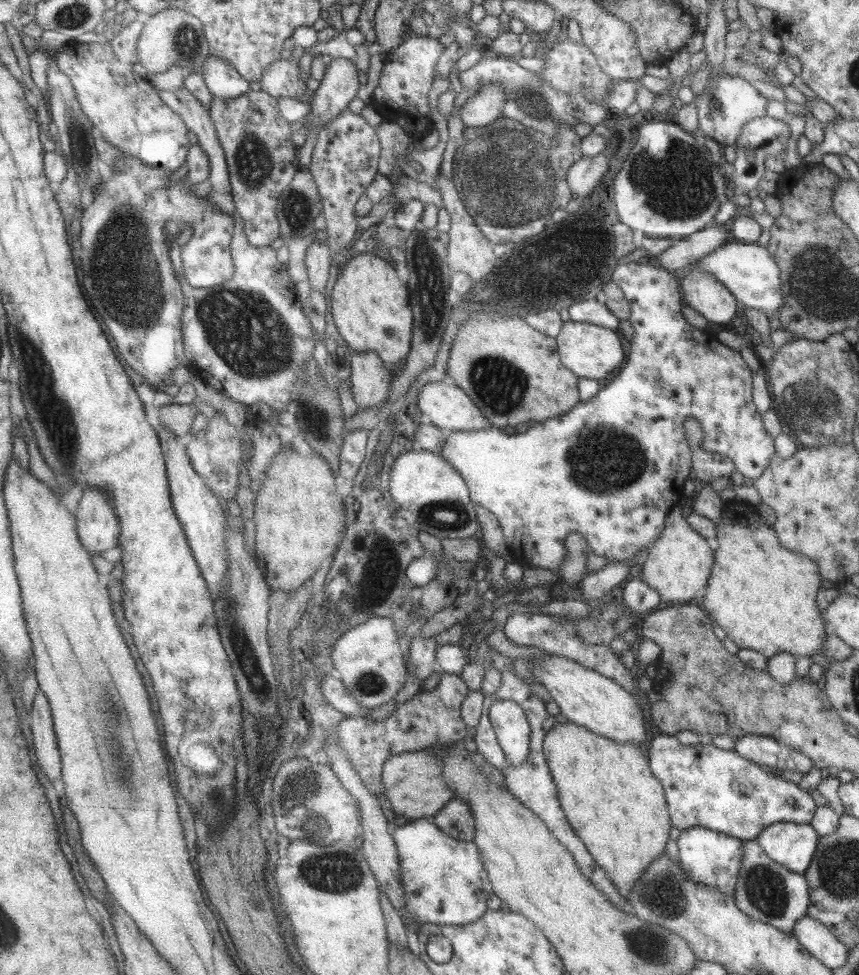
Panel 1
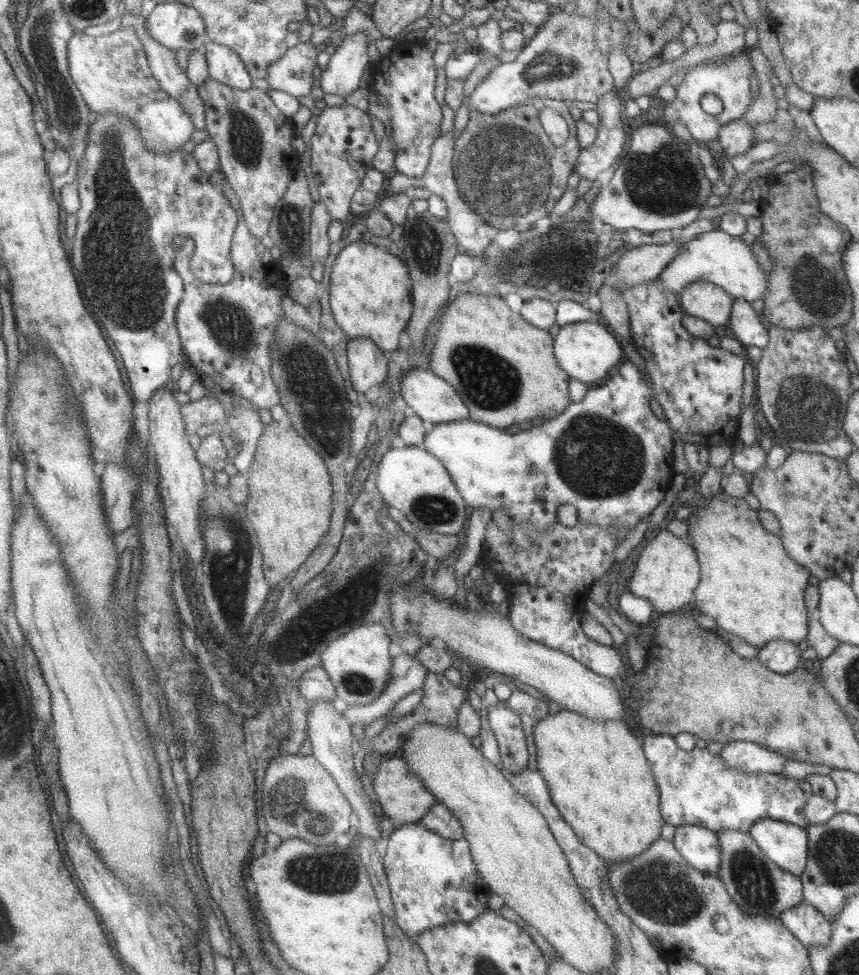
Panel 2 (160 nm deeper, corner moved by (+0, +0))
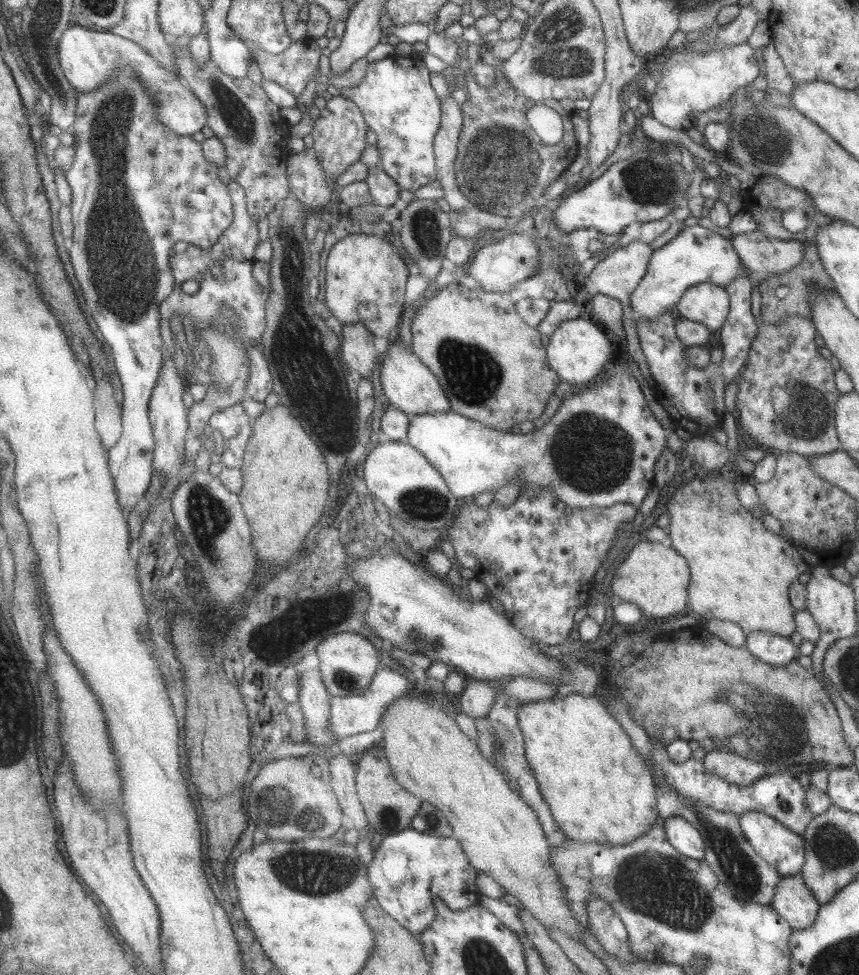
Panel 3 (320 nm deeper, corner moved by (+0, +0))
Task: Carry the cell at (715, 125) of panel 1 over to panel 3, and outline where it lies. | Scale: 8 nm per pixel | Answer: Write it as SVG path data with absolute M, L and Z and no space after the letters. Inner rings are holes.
M746 43L721 50L709 50L705 54L691 52L684 46L673 51L671 56L662 64L659 80L652 94L645 94L649 115L669 128L687 131L694 128L696 117L711 110L721 108L729 102L737 88L751 84L759 74L754 50Z

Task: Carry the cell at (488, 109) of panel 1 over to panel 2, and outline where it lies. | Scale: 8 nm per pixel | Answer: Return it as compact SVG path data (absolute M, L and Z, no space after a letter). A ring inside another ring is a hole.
M554 9L549 18L539 25L535 35L527 40L527 44L518 52L517 58L509 62L499 62L483 81L479 82L469 95L468 110L484 114L499 114L523 103L532 97L548 98L551 100L566 101L568 103L596 102L606 92L614 90L611 74L607 71L607 57L595 48L595 27L593 20L581 16L577 10L570 14L559 9Z

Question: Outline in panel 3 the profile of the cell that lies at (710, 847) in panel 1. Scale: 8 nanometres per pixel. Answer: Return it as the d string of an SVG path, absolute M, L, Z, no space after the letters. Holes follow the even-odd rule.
M680 816L665 817L663 827L667 842L690 859L701 860L704 857L704 843L699 831Z

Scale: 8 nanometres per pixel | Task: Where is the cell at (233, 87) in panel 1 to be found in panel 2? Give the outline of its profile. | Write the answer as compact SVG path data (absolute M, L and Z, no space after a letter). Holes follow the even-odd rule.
M210 41L205 44L203 52L208 58L211 79L238 89L253 88L253 77L245 61L235 50Z

